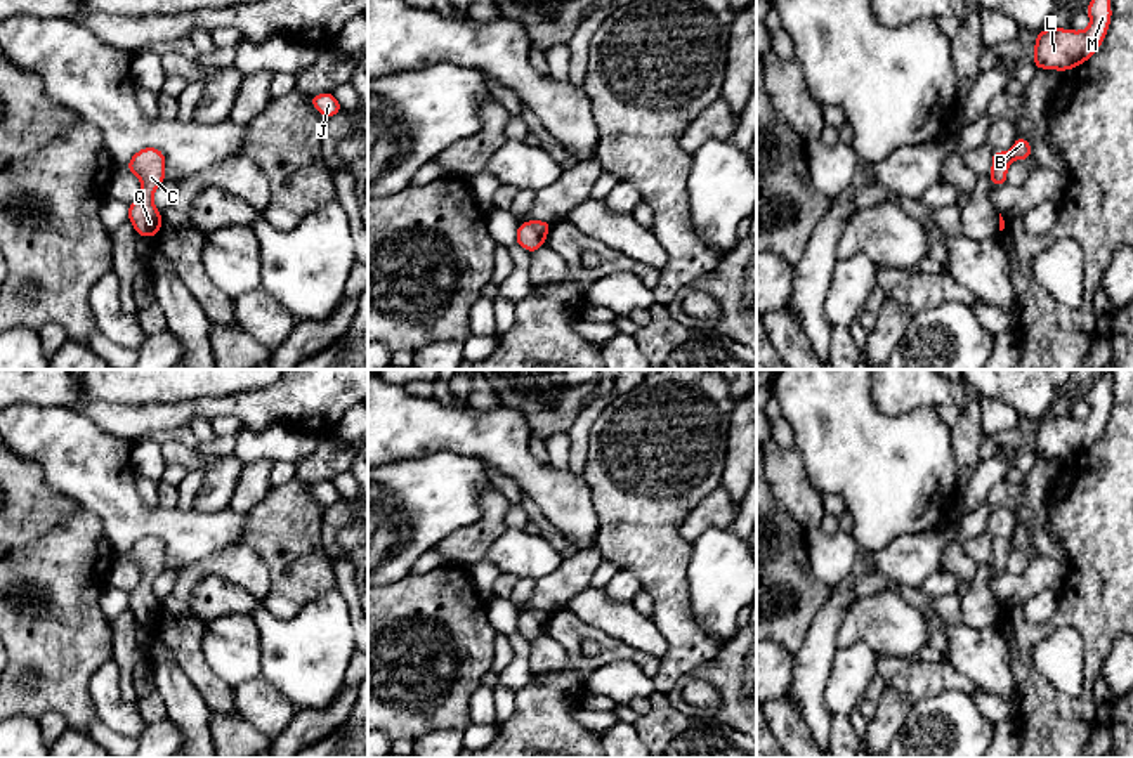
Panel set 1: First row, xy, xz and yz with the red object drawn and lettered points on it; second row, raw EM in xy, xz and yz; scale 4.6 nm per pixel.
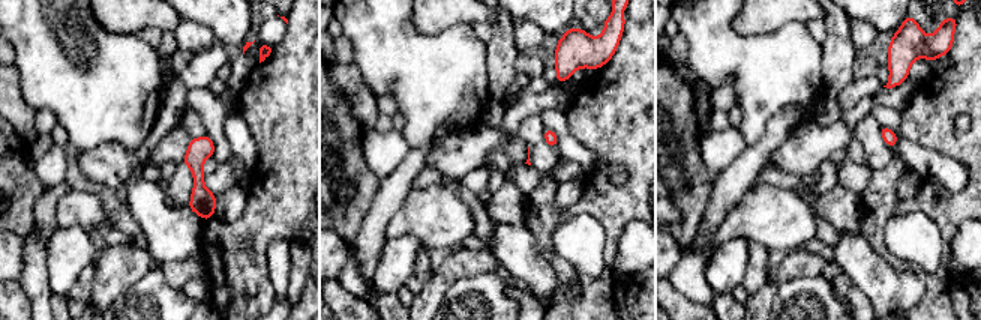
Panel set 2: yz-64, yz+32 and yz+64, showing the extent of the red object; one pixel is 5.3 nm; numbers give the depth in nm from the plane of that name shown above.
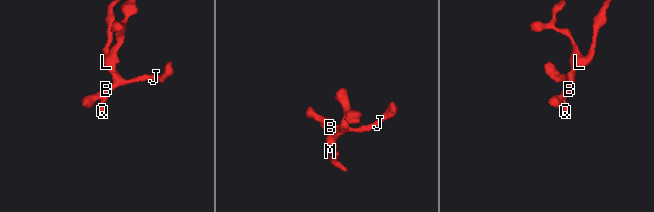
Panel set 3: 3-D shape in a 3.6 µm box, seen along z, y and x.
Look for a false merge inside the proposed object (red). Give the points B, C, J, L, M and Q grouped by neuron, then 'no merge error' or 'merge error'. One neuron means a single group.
B C J L M Q; no merge error

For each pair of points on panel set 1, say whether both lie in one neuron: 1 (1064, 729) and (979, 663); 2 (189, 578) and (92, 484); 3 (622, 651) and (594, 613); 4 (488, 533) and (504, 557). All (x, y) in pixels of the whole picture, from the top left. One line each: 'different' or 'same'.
1: different
2: different
3: different
4: different

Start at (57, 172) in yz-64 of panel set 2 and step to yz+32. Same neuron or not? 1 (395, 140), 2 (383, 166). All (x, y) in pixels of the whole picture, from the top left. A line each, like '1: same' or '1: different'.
1: same
2: same

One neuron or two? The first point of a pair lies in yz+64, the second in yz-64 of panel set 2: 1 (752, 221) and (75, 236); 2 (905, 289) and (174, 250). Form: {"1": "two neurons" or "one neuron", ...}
{"1": "two neurons", "2": "one neuron"}

